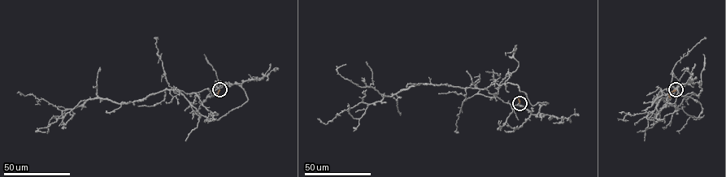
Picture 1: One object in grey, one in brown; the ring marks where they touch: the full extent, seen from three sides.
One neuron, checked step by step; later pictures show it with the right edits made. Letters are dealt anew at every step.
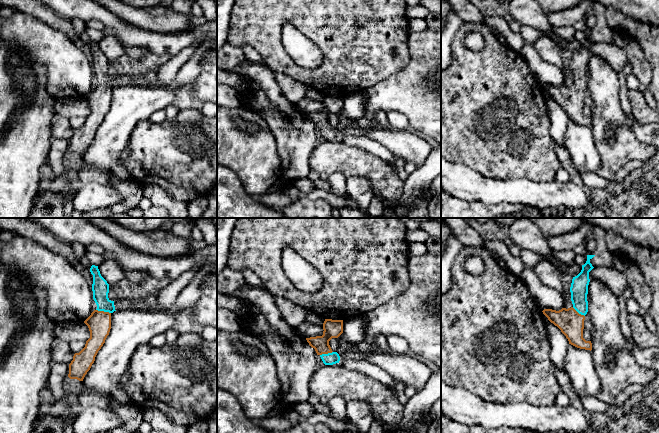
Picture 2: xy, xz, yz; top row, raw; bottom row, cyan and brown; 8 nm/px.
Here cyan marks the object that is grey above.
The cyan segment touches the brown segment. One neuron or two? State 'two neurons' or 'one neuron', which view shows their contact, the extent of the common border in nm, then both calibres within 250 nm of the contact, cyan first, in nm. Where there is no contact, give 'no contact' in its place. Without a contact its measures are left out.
one neuron | xy | 120 nm | 140/190 nm

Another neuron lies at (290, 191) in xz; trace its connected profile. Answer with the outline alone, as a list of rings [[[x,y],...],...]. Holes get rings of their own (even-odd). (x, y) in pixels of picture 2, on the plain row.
[[[288,185],[283,192],[285,193],[285,195],[287,197],[289,197],[290,199],[297,201],[299,199],[299,195],[300,192],[298,191],[298,189],[293,186],[293,185]]]

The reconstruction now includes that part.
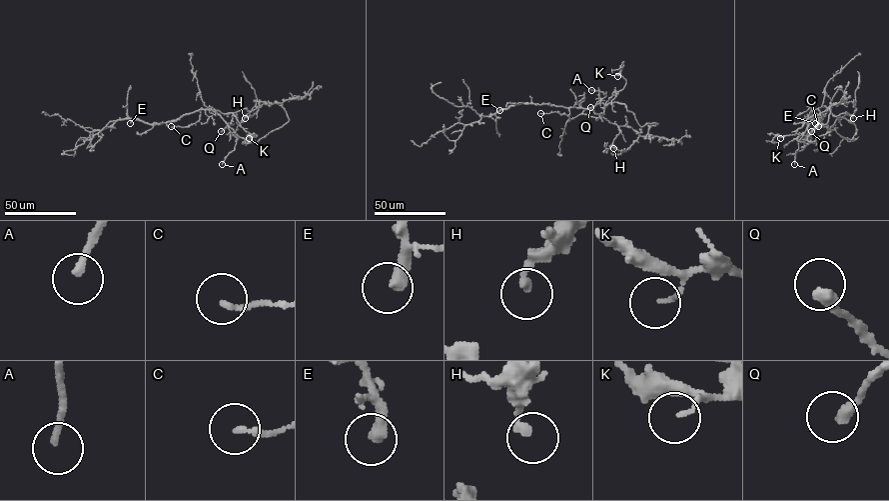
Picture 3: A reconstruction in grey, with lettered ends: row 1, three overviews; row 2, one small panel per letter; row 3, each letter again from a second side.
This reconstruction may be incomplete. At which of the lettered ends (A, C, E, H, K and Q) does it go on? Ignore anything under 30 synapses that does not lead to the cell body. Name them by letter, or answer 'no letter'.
A, E, Q

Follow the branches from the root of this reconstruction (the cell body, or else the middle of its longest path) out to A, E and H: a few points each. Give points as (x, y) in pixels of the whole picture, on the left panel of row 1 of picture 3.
A: (185, 115), (211, 110), (228, 125), (237, 141), (235, 149), (222, 164)
E: (185, 115), (159, 124), (138, 119), (131, 119), (130, 123)
H: (185, 115), (214, 108), (251, 112), (270, 103), (257, 101), (245, 118)

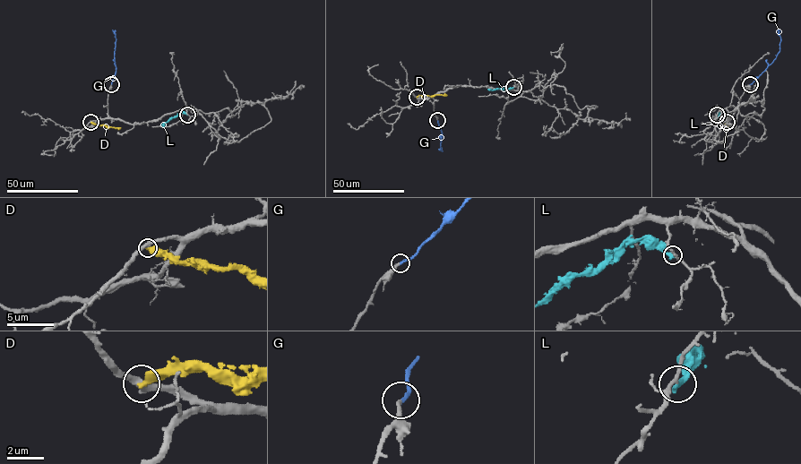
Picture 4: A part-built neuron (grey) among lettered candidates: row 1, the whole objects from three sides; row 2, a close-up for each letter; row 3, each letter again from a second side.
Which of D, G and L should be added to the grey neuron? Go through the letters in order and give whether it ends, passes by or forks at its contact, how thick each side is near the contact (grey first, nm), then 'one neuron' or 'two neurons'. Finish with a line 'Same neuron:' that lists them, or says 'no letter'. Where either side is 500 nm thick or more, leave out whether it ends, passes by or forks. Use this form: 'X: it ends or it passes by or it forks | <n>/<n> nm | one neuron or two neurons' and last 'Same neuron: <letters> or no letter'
D: it ends | 380/440 nm | two neurons
G: it ends | 240/170 nm | one neuron
L: it ends | 150/320 nm | two neurons
Same neuron: G

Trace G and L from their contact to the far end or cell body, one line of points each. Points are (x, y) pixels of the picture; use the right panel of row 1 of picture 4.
G: (750, 85), (776, 57), (780, 41), (779, 30)
L: (717, 114), (719, 112), (719, 127)

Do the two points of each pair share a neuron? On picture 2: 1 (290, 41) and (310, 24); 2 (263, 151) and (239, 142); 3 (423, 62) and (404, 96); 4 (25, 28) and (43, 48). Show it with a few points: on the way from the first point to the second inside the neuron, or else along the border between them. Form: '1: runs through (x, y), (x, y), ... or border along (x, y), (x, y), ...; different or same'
1: border along (298, 30), (318, 47); different
2: runs through (257, 151), (252, 151), (245, 144); same
3: runs through (423, 70), (422, 78), (412, 88); same
4: runs through (30, 33), (40, 43); same

